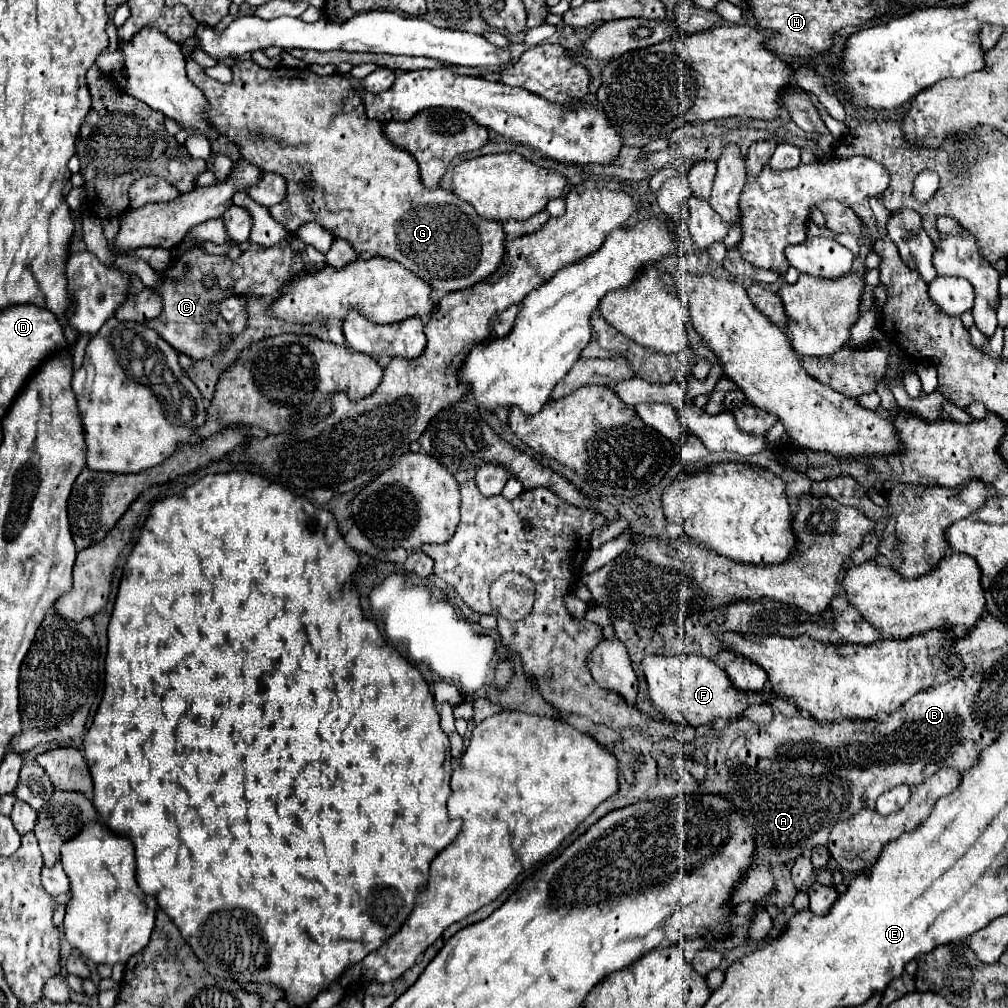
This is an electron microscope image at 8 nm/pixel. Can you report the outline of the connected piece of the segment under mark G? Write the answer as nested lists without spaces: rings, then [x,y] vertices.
[[[187,59],[189,81],[199,87],[209,101],[209,125],[231,143],[237,143],[247,161],[285,177],[287,195],[279,205],[269,207],[269,213],[287,227],[289,233],[295,233],[305,221],[317,221],[327,231],[333,231],[335,239],[345,239],[363,257],[383,255],[395,259],[407,265],[415,275],[425,277],[433,289],[445,293],[473,287],[473,283],[487,279],[501,267],[501,259],[505,257],[505,231],[501,223],[479,217],[475,209],[453,191],[443,187],[427,189],[421,183],[413,155],[395,147],[387,139],[381,123],[367,119],[361,99],[349,89],[349,79],[337,73],[319,77],[309,69],[263,69],[251,59],[237,61],[231,71],[233,81],[219,83],[205,75],[201,65]]]

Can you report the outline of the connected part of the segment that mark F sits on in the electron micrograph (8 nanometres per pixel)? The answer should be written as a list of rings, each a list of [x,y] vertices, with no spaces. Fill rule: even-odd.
[[[645,655],[641,661],[649,697],[661,717],[673,725],[707,725],[715,717],[735,717],[751,703],[763,703],[765,693],[743,693],[733,687],[721,667],[703,655]]]

